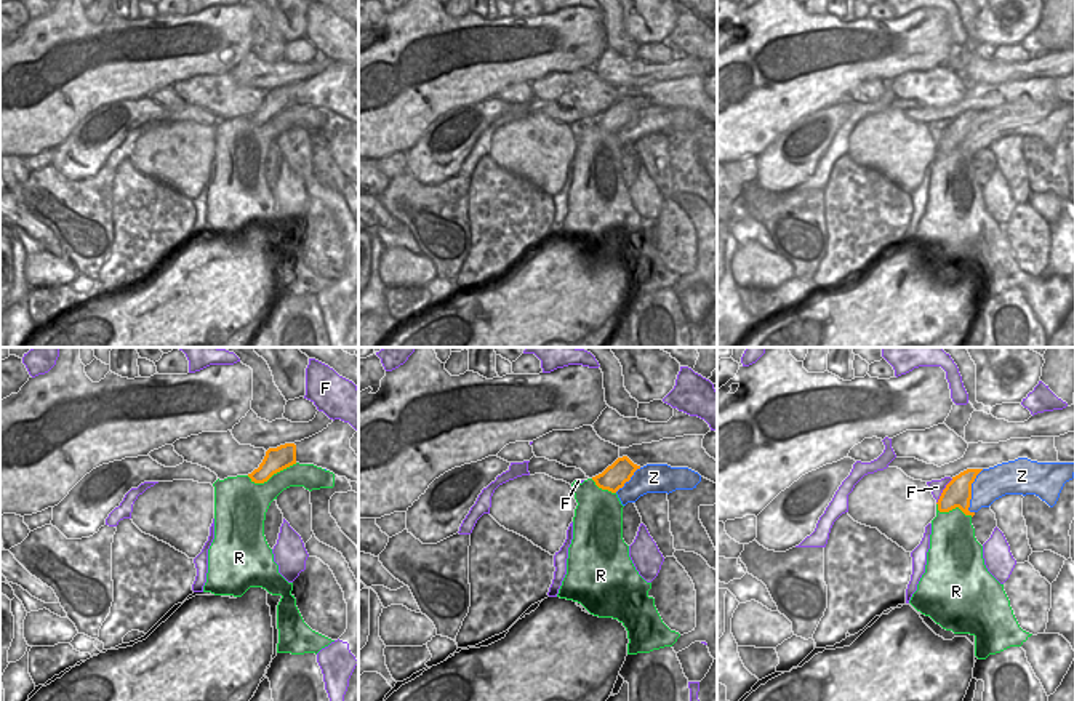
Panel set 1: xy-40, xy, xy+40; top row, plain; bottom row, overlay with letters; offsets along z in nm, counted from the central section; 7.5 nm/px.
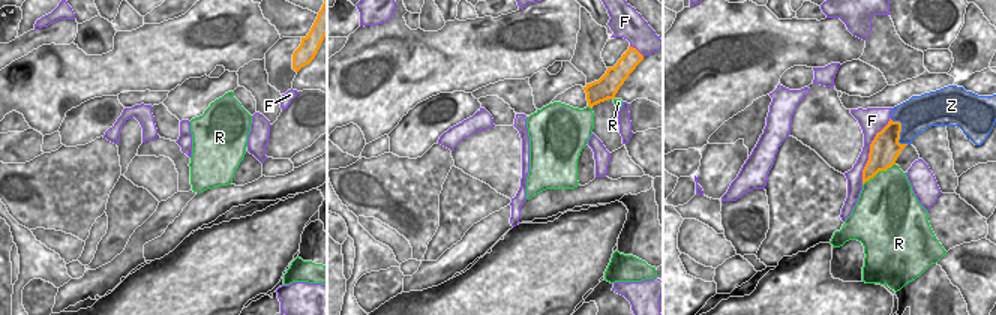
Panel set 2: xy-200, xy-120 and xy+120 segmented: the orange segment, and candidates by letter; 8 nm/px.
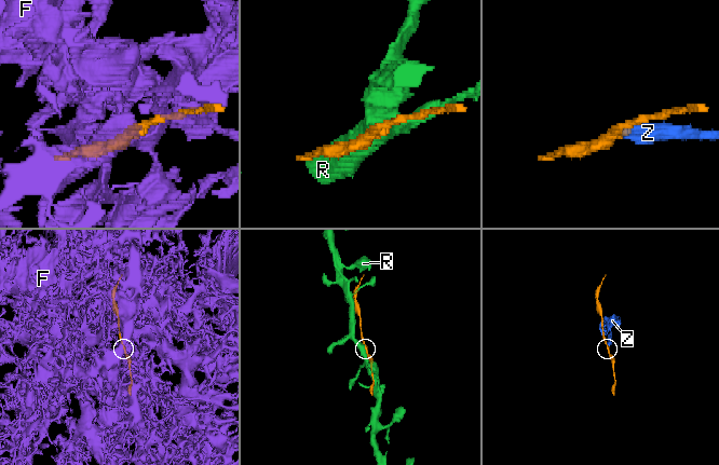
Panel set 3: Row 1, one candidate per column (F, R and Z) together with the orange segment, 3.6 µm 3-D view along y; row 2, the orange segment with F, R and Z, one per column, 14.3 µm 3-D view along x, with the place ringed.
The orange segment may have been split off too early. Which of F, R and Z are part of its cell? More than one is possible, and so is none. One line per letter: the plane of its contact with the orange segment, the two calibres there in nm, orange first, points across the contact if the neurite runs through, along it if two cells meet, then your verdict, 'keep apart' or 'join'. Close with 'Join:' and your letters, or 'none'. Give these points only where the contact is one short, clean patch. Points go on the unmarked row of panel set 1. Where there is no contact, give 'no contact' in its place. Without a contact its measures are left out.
F: contact in xy+40; calibres 220 and 110 nm; keep apart
R: contact in xy-40; calibres 180 and 280 nm; keep apart
Z: contact in xy+40; calibres 220 and 240 nm; border xy+40 (983, 111), (972, 125), (970, 154); keep apart
Join: none

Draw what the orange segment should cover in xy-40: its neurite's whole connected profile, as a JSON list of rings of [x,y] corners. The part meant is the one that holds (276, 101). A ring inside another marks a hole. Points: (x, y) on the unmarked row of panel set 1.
[[[285,85],[277,90],[269,90],[258,110],[254,110],[248,118],[254,125],[267,123],[274,115],[296,106],[296,86]]]

